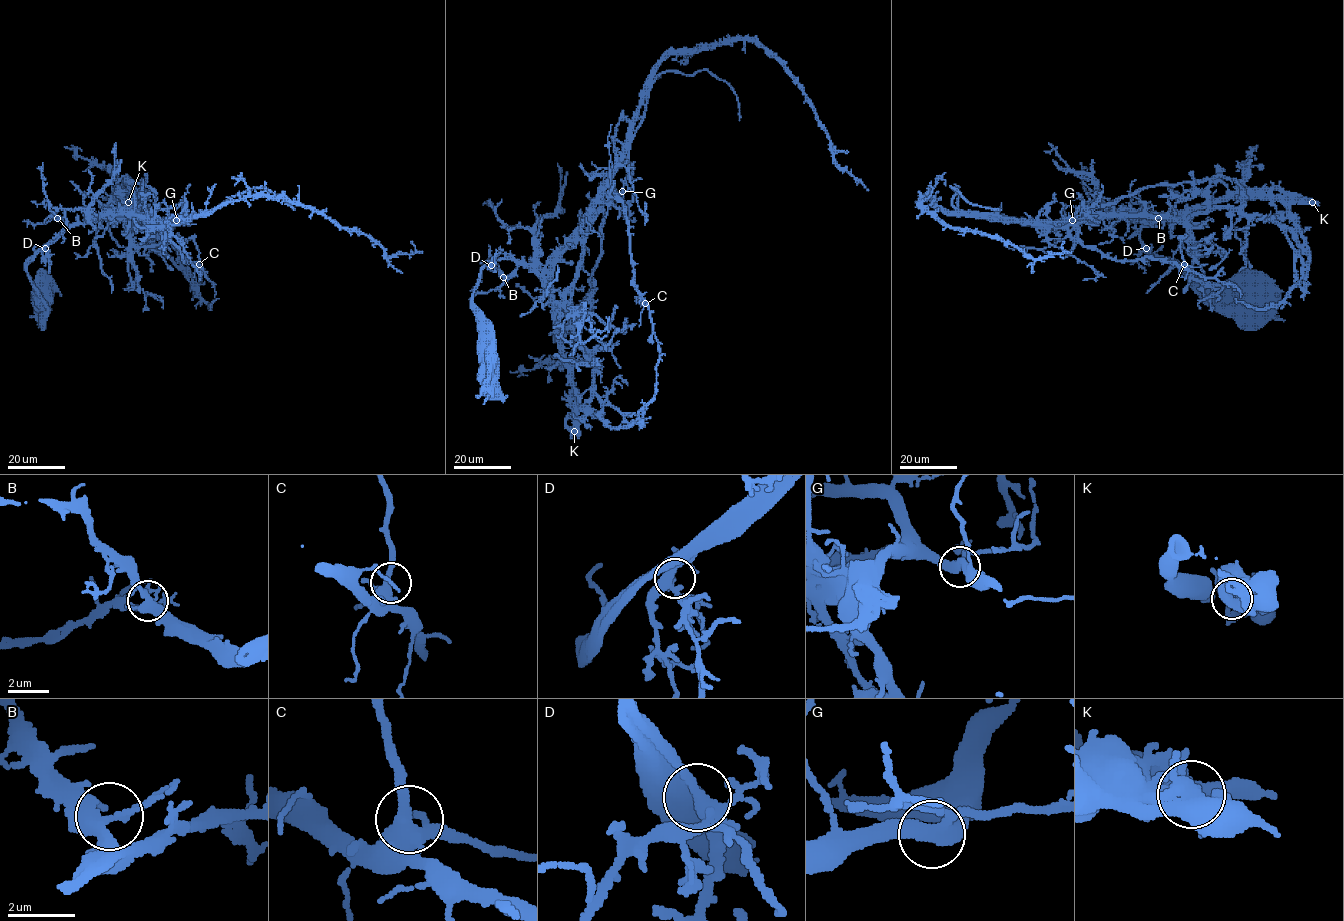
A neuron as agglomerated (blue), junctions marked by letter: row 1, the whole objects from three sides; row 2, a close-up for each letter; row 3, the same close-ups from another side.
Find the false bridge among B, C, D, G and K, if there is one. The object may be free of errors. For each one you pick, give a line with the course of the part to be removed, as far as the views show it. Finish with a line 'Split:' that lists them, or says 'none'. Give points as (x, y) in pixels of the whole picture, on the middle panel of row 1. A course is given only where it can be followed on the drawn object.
K: foreign part runs (574, 431), (573, 326), (601, 253), (601, 211), (567, 303), (593, 363), (594, 393), (640, 421), (665, 355)
Split: K

